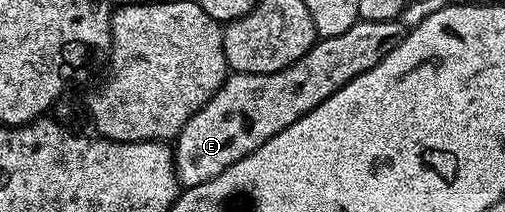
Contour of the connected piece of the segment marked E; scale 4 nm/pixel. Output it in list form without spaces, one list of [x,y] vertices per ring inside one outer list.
[[[364,19],[341,37],[319,39],[291,67],[277,73],[228,74],[218,93],[179,130],[173,143],[175,172],[184,188],[196,187],[213,177],[221,177],[229,165],[249,157],[265,141],[277,137],[281,129],[289,129],[305,113],[317,109],[321,101],[333,97],[353,77],[373,69],[397,45],[403,42],[402,22]]]

